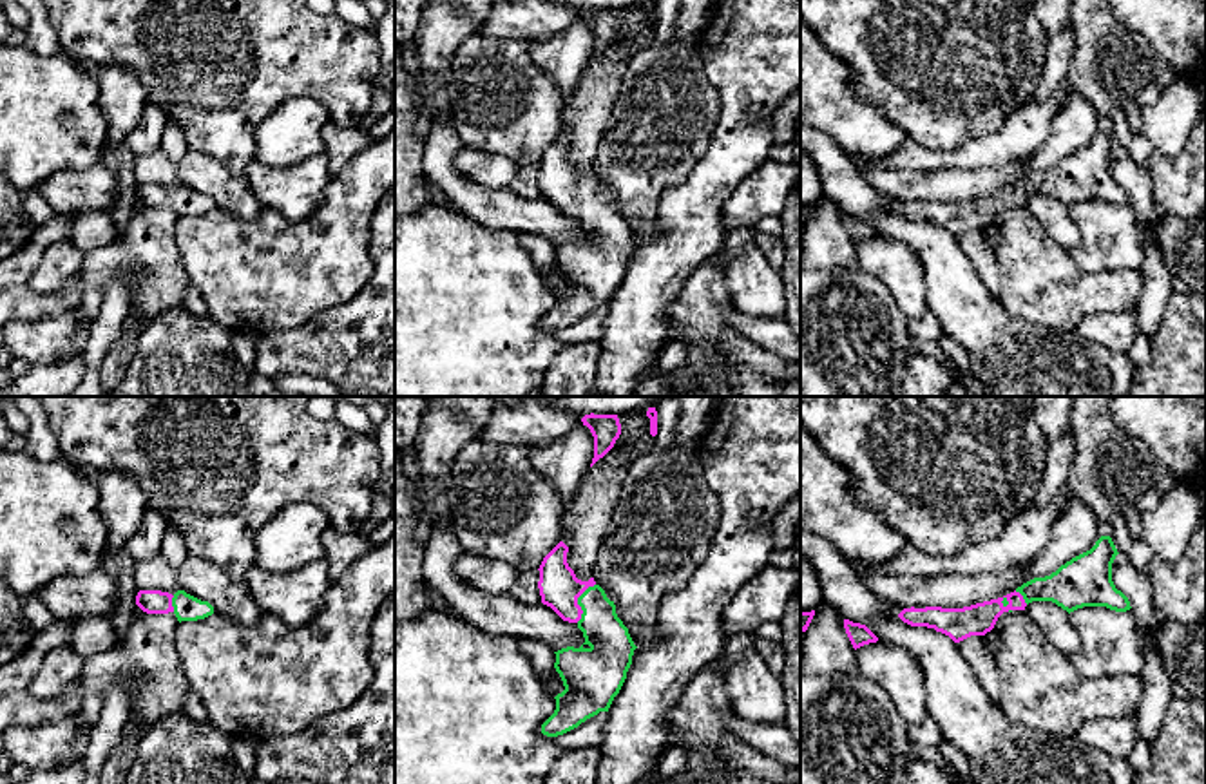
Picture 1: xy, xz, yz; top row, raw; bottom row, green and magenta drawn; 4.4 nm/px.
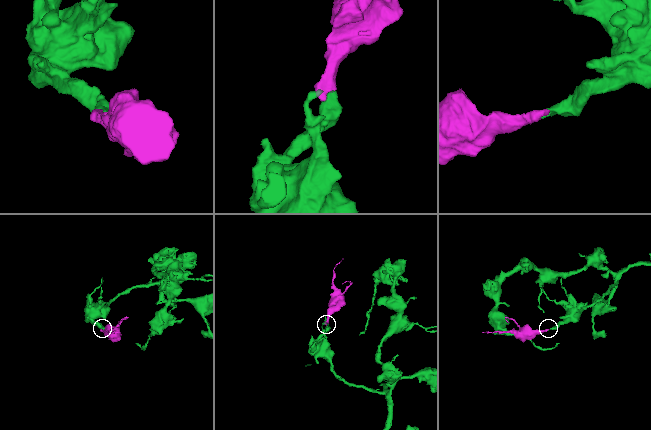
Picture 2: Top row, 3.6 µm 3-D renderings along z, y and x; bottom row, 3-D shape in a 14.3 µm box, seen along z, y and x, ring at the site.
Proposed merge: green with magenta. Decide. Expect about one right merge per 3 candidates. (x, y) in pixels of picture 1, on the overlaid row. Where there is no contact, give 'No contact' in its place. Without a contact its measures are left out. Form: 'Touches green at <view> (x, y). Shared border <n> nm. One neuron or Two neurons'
Touches green at xz (578, 602). Shared border 190 nm. One neuron

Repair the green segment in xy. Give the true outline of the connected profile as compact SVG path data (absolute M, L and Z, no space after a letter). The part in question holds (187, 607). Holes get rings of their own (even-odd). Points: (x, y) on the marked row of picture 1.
M139 590L136 605L147 614L174 612L179 623L205 619L214 614L208 601L201 601L185 590L177 590L174 596L161 590Z

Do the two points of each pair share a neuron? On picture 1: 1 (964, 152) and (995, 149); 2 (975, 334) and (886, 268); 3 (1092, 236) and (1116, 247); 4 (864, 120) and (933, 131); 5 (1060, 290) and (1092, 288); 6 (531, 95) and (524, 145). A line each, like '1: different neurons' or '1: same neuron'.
1: same neuron
2: different neurons
3: same neuron
4: different neurons
5: same neuron
6: same neuron

